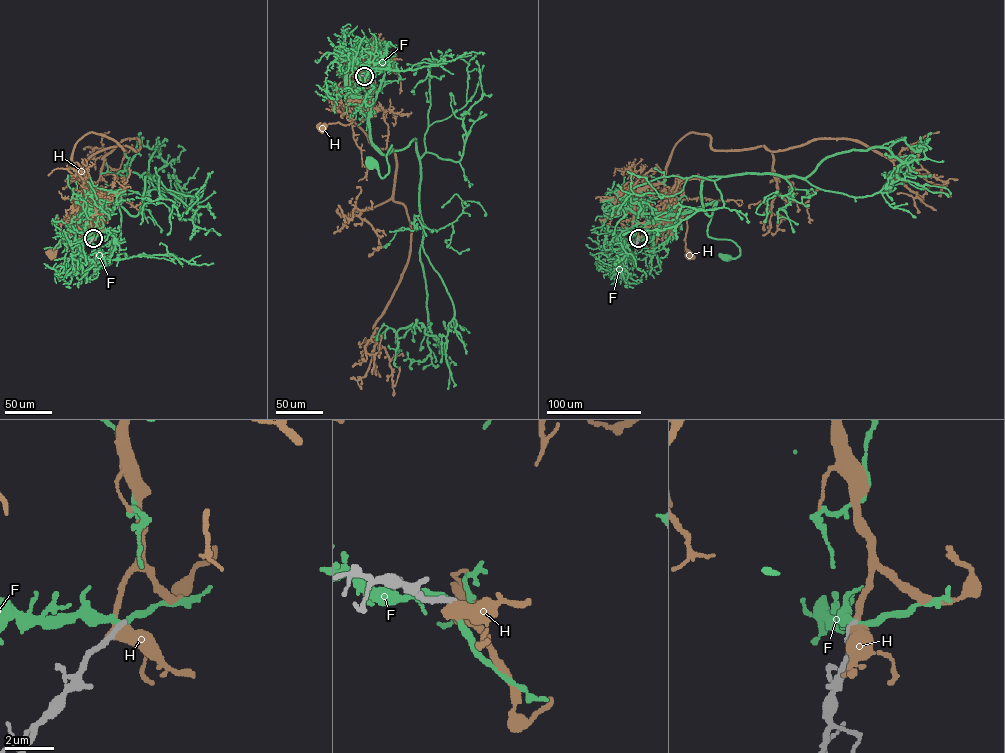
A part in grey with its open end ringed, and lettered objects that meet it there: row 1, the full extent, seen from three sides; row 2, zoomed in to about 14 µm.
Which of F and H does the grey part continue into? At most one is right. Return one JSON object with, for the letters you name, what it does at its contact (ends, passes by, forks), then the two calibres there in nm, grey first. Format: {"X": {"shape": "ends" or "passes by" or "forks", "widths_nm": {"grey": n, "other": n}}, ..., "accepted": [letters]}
{"accepted": []}

